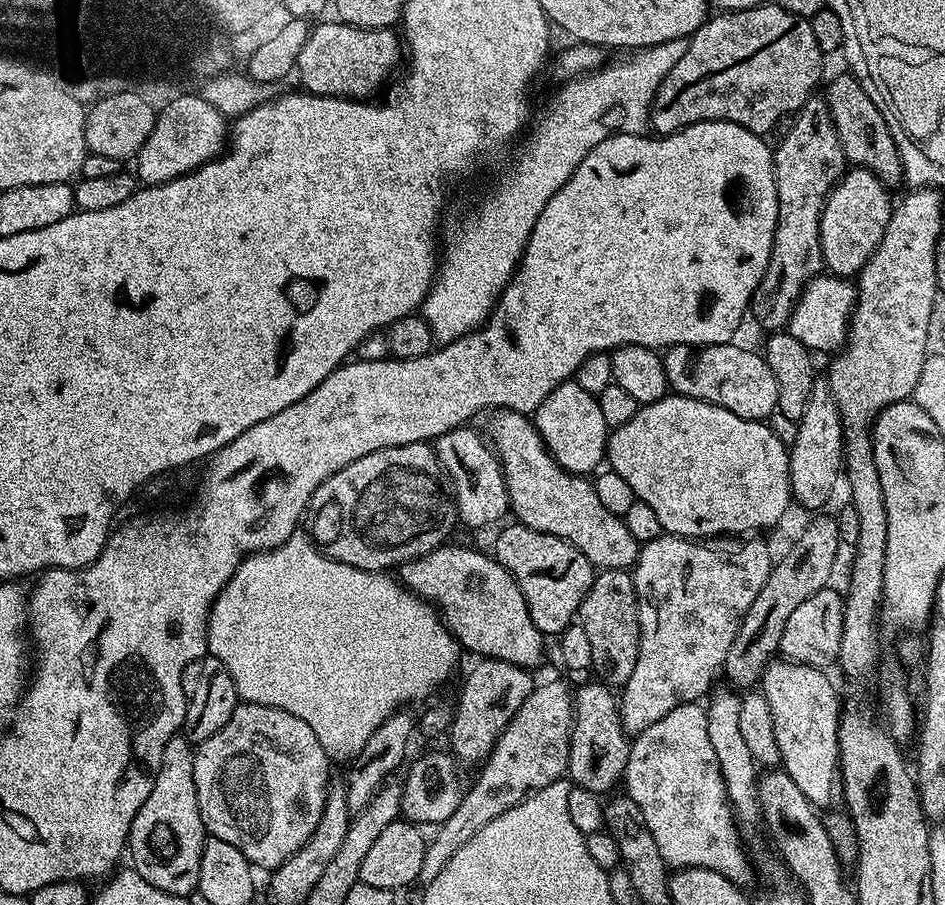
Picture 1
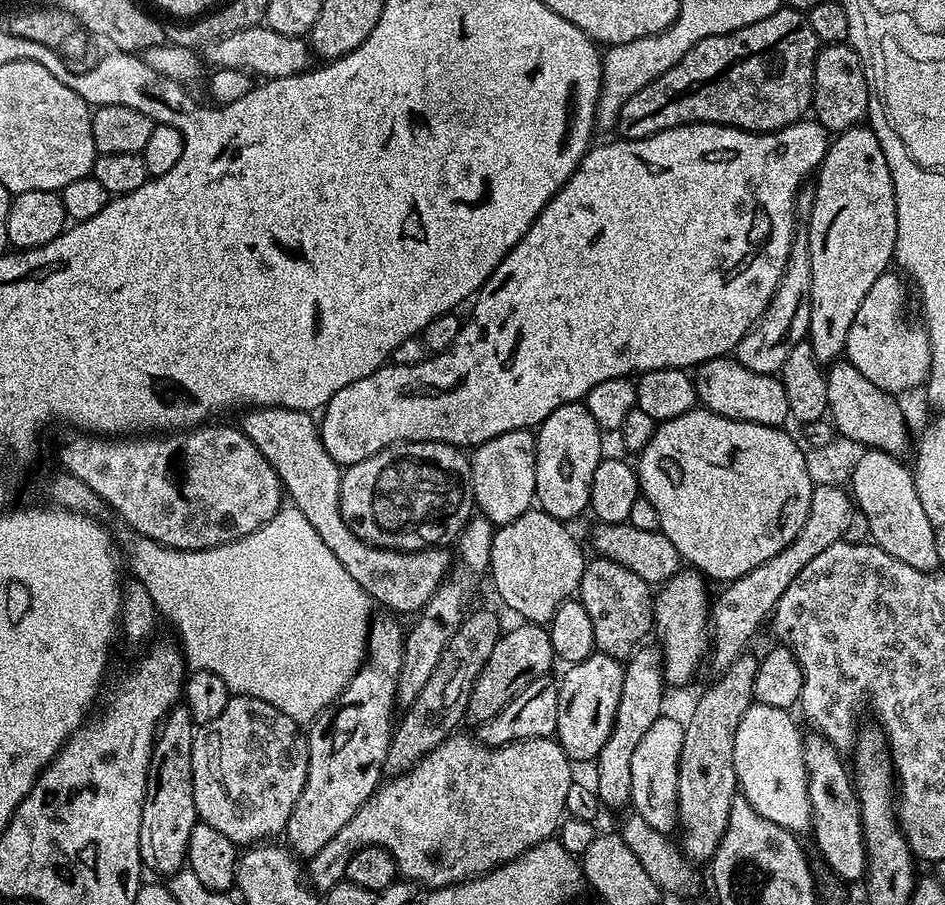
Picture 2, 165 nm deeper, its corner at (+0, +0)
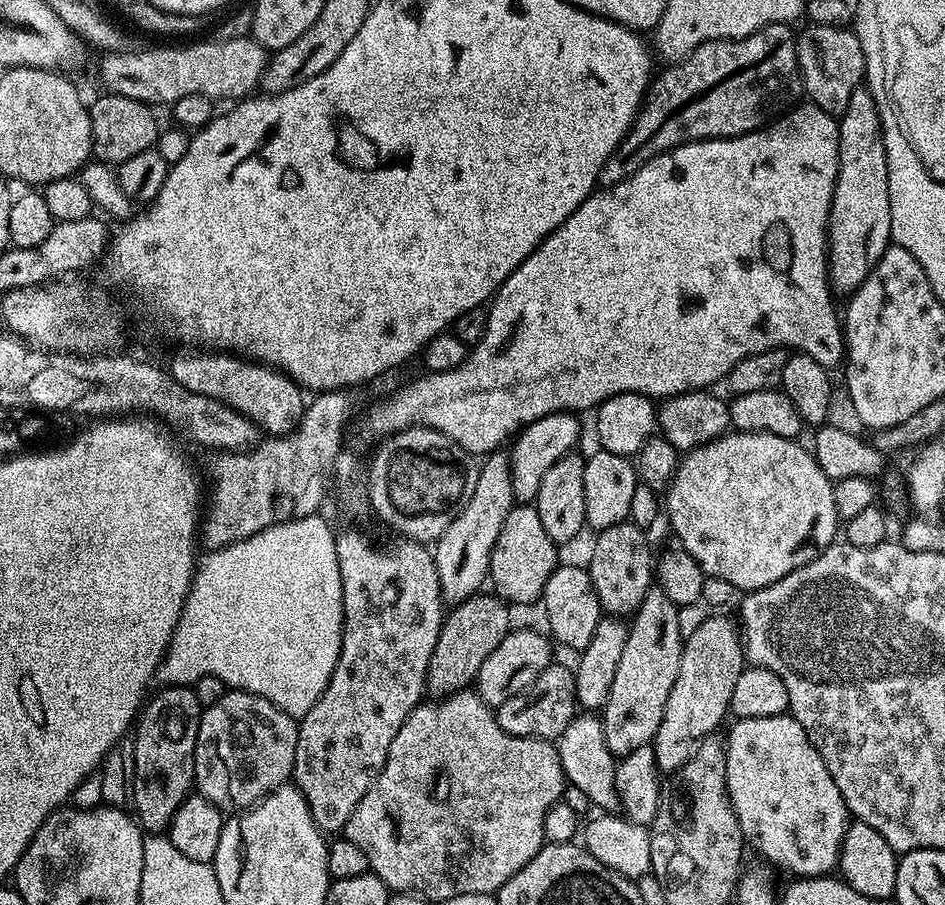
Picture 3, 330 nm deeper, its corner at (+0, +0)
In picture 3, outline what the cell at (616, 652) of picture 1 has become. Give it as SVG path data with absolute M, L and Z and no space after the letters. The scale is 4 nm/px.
M631 522L601 528L595 533L592 557L586 561L586 567L601 609L609 616L631 617L642 606L643 598L654 585L654 556L652 560L648 535L645 529Z

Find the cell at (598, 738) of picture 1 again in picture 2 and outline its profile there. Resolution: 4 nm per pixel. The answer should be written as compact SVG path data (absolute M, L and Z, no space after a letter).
M593 652L582 662L571 665L558 683L558 726L555 739L573 762L595 761L596 755L606 746L616 725L616 715L622 698L625 665L610 658L605 652Z

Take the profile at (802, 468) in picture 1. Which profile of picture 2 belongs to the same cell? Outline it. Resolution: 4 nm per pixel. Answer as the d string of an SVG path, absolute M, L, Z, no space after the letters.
M864 127L848 128L829 143L828 152L814 176L816 197L812 211L806 216L812 275L807 343L812 345L814 358L825 366L845 355L846 338L850 338L850 326L854 326L854 314L858 314L862 298L870 294L870 286L878 282L881 274L889 271L896 254L896 199L890 166L886 154L882 154L882 142L878 142L876 132Z

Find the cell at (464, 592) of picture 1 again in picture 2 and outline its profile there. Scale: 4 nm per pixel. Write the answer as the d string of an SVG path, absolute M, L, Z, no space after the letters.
M250 408L238 421L240 431L258 446L262 458L270 462L280 479L283 491L290 499L291 507L297 508L314 526L318 538L326 542L330 554L342 562L346 574L366 590L366 594L377 605L385 604L385 609L393 613L419 613L438 586L446 579L446 573L453 567L454 556L447 547L420 548L416 552L398 552L395 548L376 548L359 540L346 526L340 513L340 478L341 465L326 454L326 446L320 439L317 421L307 412L299 412L293 408Z

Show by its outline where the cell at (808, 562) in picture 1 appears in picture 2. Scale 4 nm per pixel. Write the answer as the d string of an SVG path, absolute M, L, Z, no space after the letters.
M751 654L739 656L734 663L723 669L716 680L716 685L702 693L692 708L692 717L684 724L684 742L678 776L678 802L676 814L679 827L684 827L684 837L678 843L685 856L693 862L711 861L718 850L722 838L726 834L726 824L730 822L730 806L738 795L736 771L734 770L734 734L738 730L738 722L742 722L742 714L754 702L754 680L758 674L760 660Z

